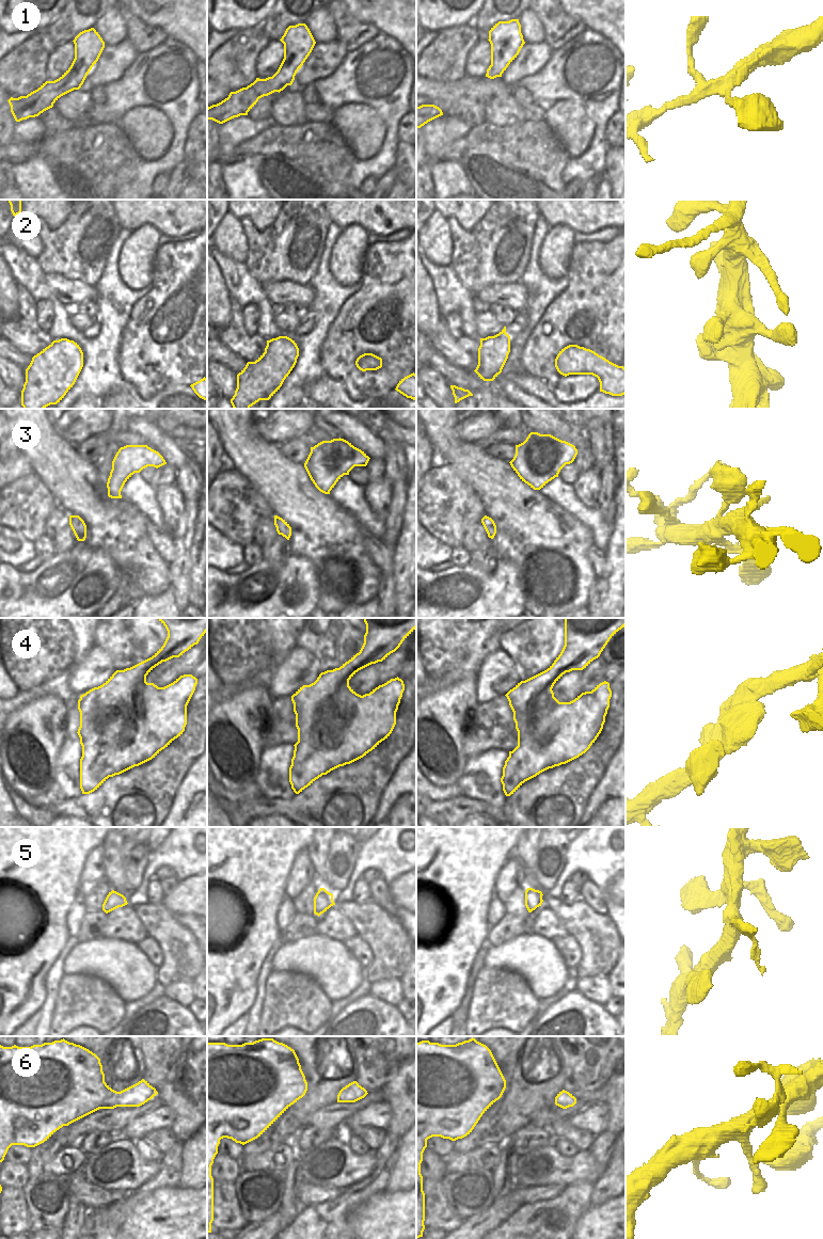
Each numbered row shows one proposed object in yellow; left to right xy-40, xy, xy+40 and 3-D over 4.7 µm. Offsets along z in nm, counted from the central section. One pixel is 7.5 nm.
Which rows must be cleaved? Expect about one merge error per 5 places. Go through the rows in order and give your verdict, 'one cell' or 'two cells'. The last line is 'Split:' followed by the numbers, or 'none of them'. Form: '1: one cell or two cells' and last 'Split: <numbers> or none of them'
1: one cell
2: one cell
3: one cell
4: one cell
5: one cell
6: one cell
Split: none of them

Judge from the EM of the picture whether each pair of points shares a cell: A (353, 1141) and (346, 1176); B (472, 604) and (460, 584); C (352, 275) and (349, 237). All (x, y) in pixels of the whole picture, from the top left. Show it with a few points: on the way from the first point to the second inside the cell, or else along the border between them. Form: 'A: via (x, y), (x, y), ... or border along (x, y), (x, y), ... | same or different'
A: border along (345, 1134), (345, 1141), (358, 1155), (367, 1153) | different
B: via (467, 599), (460, 592), (460, 589) | same
C: via (349, 266), (349, 247) | same

